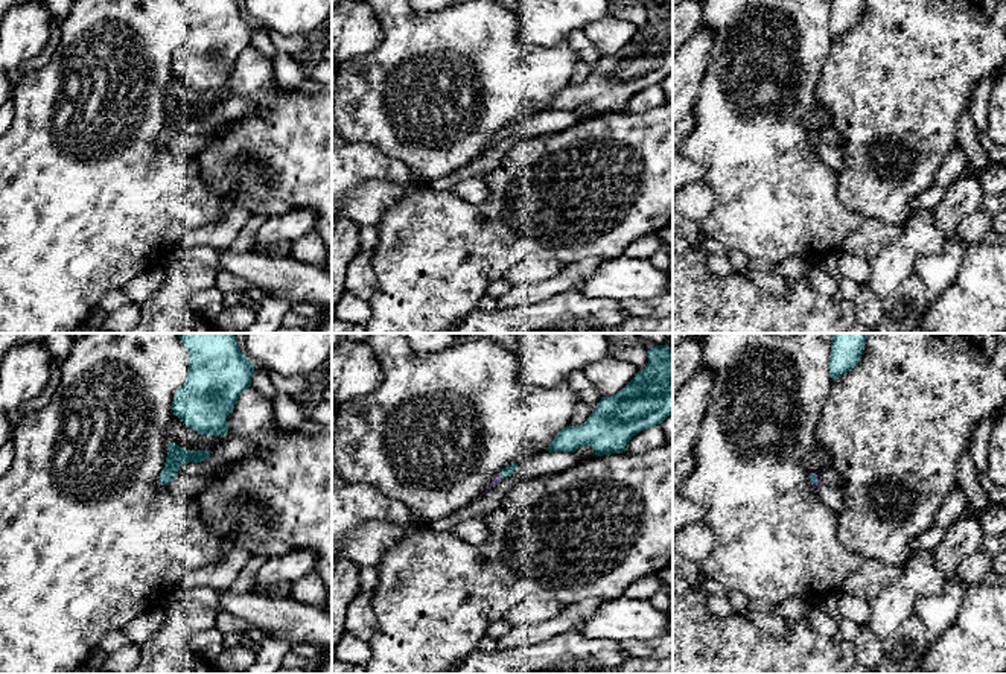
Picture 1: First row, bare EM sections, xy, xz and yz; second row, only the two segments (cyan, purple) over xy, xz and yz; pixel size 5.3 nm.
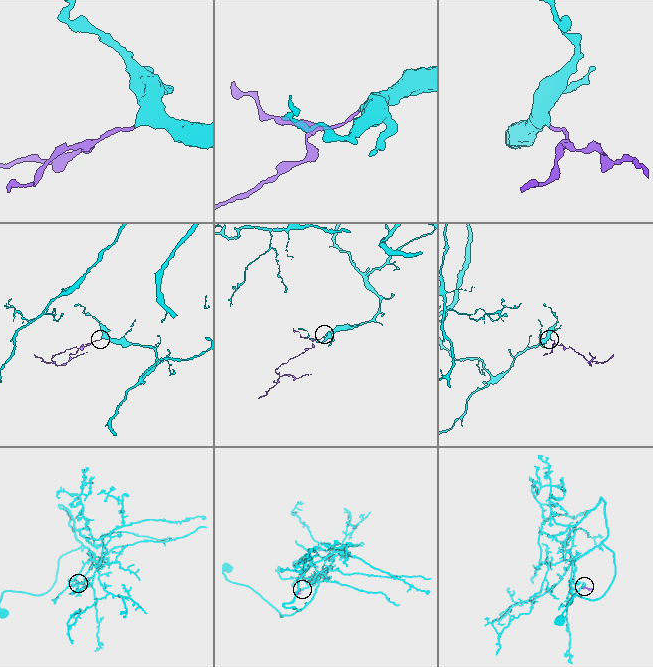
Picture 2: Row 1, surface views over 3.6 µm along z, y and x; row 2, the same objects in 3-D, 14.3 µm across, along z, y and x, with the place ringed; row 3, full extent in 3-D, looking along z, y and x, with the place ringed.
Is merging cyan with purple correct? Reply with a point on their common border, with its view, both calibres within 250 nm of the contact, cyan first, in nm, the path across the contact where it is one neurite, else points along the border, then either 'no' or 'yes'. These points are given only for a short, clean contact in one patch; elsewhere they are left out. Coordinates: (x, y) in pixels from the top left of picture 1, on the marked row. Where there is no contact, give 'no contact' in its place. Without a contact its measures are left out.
meets cyan in yz at (816, 480); 40 nm thick on the cyan side, 30 nm on the other; runs through yz (811, 476), (816, 480), (819, 483); yes

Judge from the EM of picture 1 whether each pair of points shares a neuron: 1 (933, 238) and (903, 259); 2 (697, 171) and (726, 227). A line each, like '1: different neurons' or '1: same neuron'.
1: same neuron
2: different neurons

